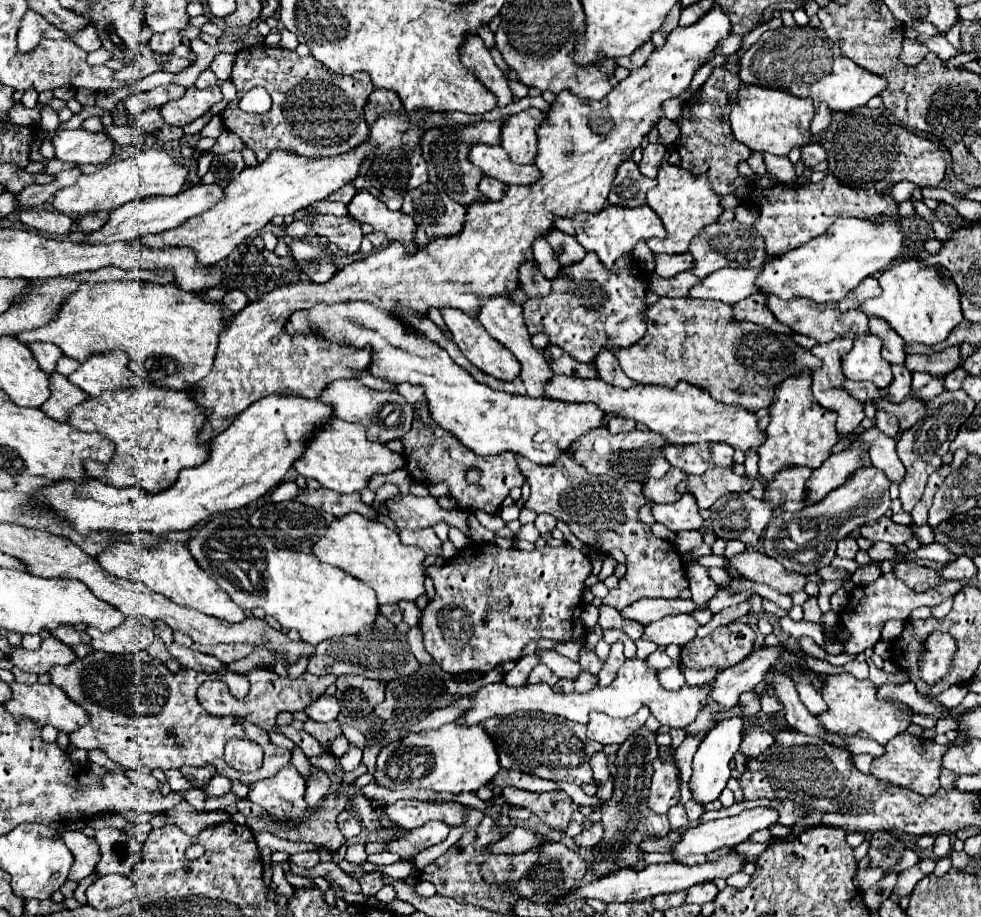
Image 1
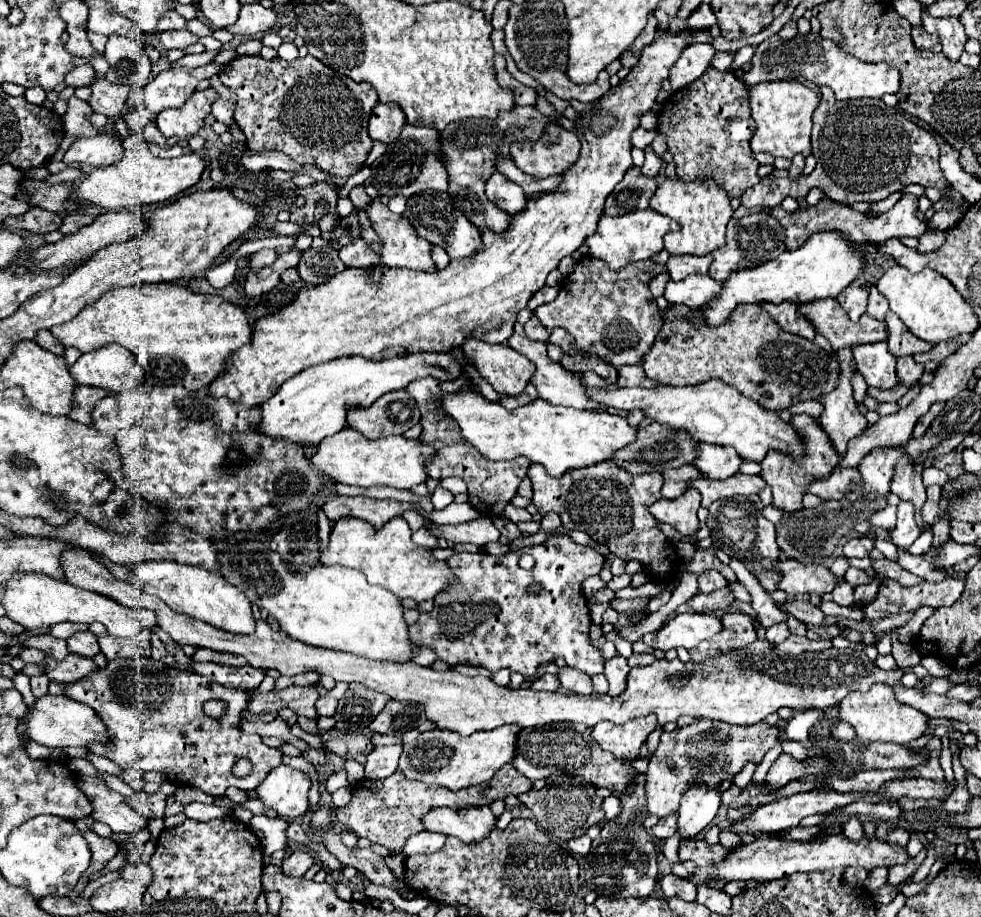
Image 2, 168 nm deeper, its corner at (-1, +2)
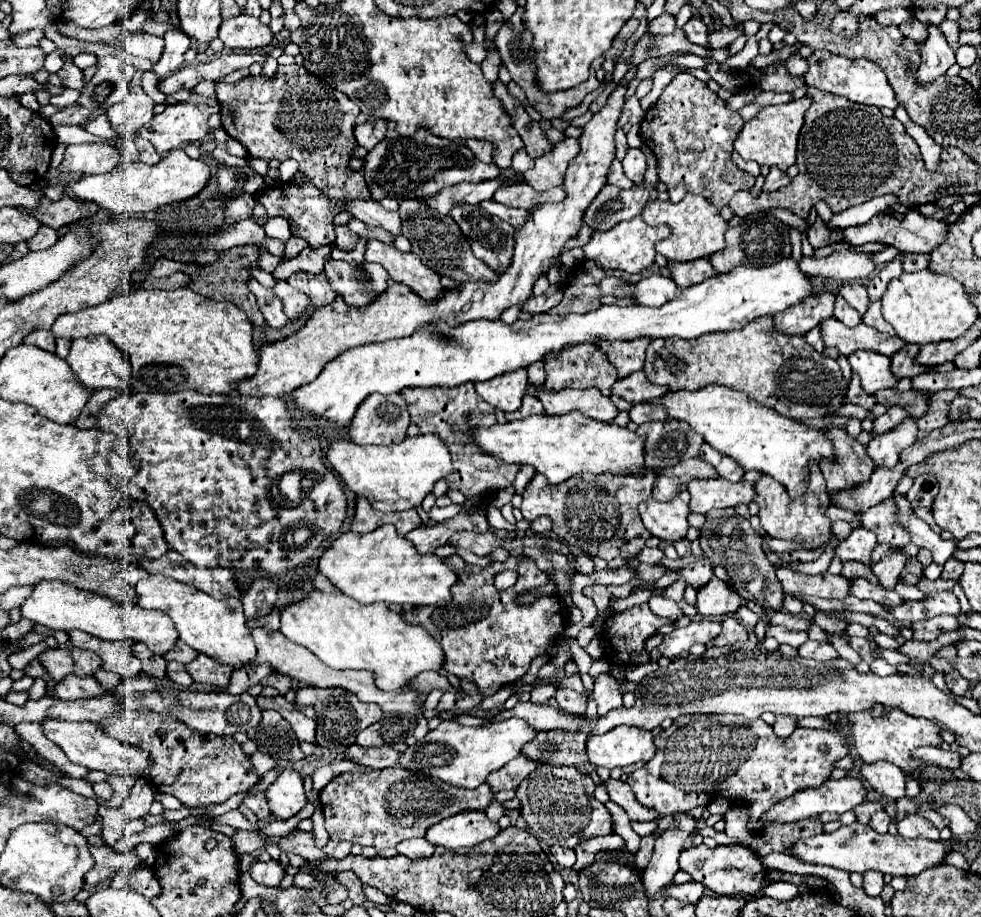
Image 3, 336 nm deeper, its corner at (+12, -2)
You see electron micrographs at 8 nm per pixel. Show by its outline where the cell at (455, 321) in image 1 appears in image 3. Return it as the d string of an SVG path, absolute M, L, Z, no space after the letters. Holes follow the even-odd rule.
M519 368L519 372L507 372L507 376L495 376L495 380L475 382L475 388L491 406L503 412L519 410L521 398L527 394L527 370Z

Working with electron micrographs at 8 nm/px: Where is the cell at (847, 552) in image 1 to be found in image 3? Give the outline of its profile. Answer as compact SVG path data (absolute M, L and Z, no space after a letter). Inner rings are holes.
M855 528L851 536L835 548L835 556L839 556L843 562L855 560L871 566L871 550L875 546L877 546L877 538L873 532L865 528Z

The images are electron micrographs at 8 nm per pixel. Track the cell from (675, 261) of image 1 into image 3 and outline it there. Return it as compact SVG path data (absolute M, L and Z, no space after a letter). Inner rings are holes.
M703 258L703 260L691 260L687 264L669 262L667 264L667 270L671 272L671 278L679 284L679 288L695 286L701 280L707 280L707 278L711 278L715 274L707 258Z

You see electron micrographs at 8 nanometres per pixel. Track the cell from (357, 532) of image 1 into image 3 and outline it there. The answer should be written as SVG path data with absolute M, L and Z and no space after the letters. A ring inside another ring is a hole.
M385 524L371 534L343 532L319 558L319 572L327 576L337 590L361 604L437 604L451 598L449 588L457 580L457 574L435 554L419 554L409 540L403 540L393 524Z

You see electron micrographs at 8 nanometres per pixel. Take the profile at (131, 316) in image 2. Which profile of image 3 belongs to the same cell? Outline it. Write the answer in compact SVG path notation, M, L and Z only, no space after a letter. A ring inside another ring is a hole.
M179 288L173 292L165 292L165 290L137 290L133 294L117 294L111 300L99 304L99 306L91 306L85 310L79 310L75 314L63 314L55 320L51 332L57 338L67 338L67 340L75 340L75 338L85 338L85 336L107 336L119 350L123 350L133 366L133 390L137 392L203 392L203 394L231 394L231 386L235 380L241 378L249 378L251 374L257 372L257 354L251 342L251 322L247 320L247 314L241 312L241 308L237 308L231 302L215 302L209 300L205 296L199 296L197 292L191 292L191 288Z

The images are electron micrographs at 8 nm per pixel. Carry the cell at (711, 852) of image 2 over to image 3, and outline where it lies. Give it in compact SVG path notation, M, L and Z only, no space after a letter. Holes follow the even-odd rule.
M705 844L689 846L681 852L679 862L681 862L681 870L689 872L695 882L705 884L707 888L711 888L719 896L729 896L729 894L735 894L735 892L757 894L761 888L765 888L765 882L763 882L765 868L757 860L757 856L741 844L715 846L715 848L709 848Z

